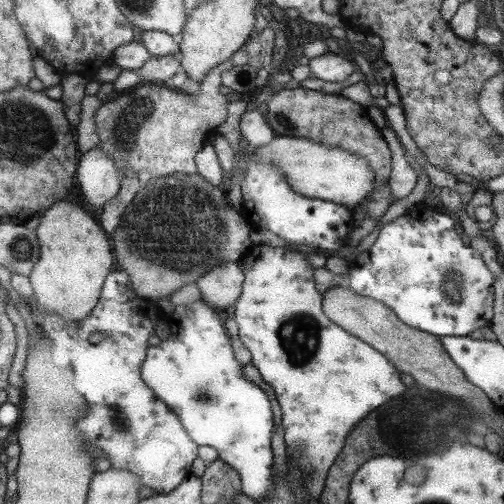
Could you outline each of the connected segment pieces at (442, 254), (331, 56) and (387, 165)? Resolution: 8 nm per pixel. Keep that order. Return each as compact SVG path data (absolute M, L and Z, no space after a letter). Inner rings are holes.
M419 204L412 207L404 215L394 221L388 222L380 230L374 244L367 251L362 251L349 266L350 277L346 286L352 292L360 293L374 300L388 305L396 313L404 324L408 324L416 330L432 333L434 336L469 336L472 330L486 326L492 320L492 304L494 304L495 278L488 266L482 262L478 250L474 252L464 244L460 234L456 232L456 224L450 216L438 214L438 211L430 210ZM448 277L454 277L458 281L458 291L462 300L454 304L446 292L444 283Z
M334 52L311 58L308 66L313 76L326 82L342 82L356 70L347 59Z
M299 86L294 89L282 89L272 96L272 100L266 106L267 122L275 129L276 136L306 138L364 157L371 164L371 170L375 174L372 192L390 182L392 152L389 146L386 146L385 138L382 138L378 127L368 118L368 112L355 101L340 94L326 94Z

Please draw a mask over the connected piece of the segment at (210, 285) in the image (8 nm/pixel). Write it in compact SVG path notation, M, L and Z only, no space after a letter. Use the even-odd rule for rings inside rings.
M224 260L220 265L210 269L206 275L197 280L197 286L201 293L201 300L206 301L208 305L216 310L229 310L235 306L234 302L238 301L243 294L244 282L246 282L246 273L240 268L238 262Z

